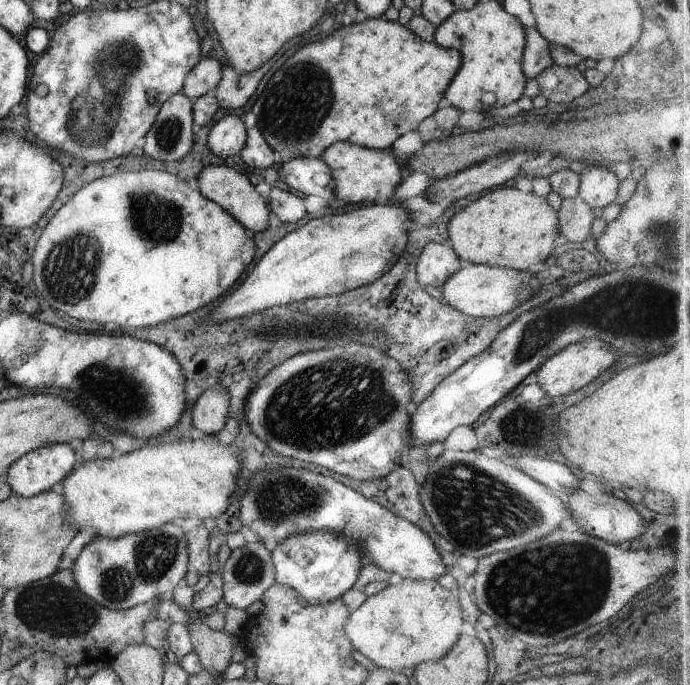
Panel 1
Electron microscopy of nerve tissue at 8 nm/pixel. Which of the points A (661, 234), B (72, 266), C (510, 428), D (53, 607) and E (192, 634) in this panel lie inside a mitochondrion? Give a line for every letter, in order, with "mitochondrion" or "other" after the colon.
A: mitochondrion
B: mitochondrion
C: mitochondrion
D: mitochondrion
E: other

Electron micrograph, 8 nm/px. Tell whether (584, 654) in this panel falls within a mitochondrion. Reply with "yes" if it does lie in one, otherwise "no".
no

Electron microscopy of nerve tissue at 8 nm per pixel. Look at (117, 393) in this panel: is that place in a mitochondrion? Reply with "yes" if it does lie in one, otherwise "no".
yes

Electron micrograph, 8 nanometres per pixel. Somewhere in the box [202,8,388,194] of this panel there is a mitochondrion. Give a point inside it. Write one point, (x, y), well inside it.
(315, 94)

